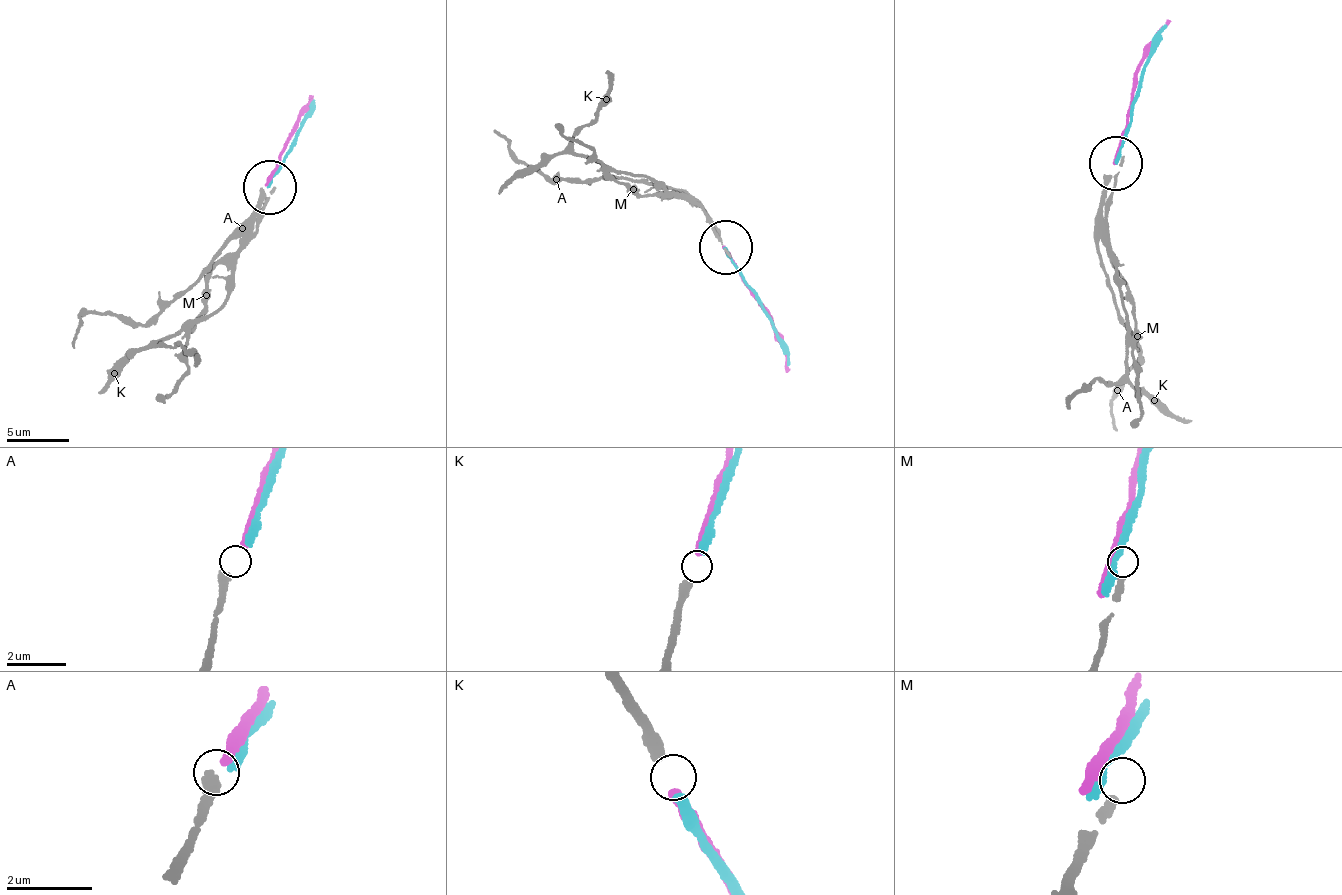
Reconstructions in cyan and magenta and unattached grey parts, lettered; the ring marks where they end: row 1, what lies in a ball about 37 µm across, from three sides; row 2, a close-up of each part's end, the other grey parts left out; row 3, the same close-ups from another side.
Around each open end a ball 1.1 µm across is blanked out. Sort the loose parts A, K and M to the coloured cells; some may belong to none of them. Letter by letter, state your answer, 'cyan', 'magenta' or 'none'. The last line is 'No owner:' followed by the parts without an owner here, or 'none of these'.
A: magenta
K: cyan
M: none
No owner: M

